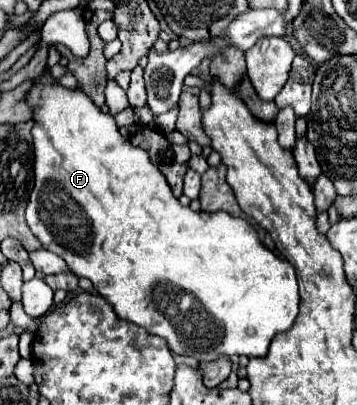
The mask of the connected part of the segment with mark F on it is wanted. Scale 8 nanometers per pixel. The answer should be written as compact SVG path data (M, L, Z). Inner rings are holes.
M49 72L33 80L33 88L27 94L27 102L35 108L35 126L33 126L33 146L35 146L35 188L31 192L29 204L27 204L27 224L31 232L41 240L43 248L55 252L61 256L69 270L77 276L89 278L93 282L93 288L97 294L101 294L117 312L117 318L133 322L137 326L143 326L149 334L161 336L167 340L171 352L181 356L193 356L197 362L215 362L219 358L231 358L231 356L247 356L247 358L263 358L269 350L269 344L277 332L289 330L297 318L299 312L299 286L297 286L297 272L295 268L285 260L275 256L271 250L267 250L259 238L257 232L249 226L247 220L235 218L223 210L219 212L193 212L189 206L181 206L181 202L171 194L171 188L167 186L167 180L163 178L161 170L151 164L147 152L143 148L133 146L127 138L119 134L119 128L115 120L93 106L91 98L79 90L63 88L59 82L55 82ZM183 296L191 296L189 306L181 306Z

